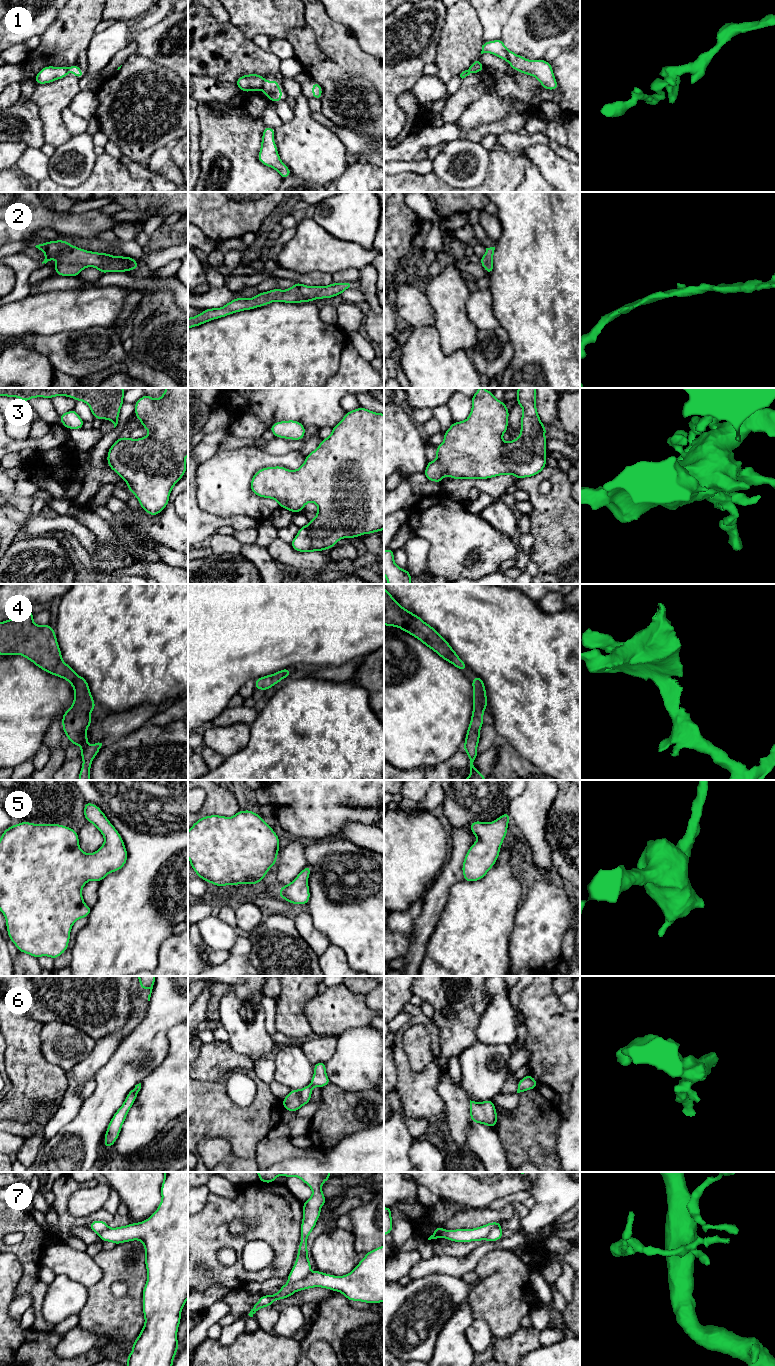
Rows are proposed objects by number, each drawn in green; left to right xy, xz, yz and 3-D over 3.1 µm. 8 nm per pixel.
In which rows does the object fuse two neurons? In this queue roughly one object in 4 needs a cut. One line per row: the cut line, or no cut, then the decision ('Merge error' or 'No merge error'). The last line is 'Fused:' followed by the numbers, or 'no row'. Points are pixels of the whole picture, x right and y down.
1: Split along xz (264, 80), (260, 89). Merge error
2: No split. No merge error
3: No split. No merge error
4: No split. No merge error
5: No split. No merge error
6: No split. No merge error
7: Split along xz (309, 1272), (295, 1285), (295, 1290). Merge error
Fused: 1, 7

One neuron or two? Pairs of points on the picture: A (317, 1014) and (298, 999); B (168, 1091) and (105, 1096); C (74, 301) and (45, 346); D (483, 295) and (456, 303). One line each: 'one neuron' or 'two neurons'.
A: two neurons
B: two neurons
C: two neurons
D: two neurons

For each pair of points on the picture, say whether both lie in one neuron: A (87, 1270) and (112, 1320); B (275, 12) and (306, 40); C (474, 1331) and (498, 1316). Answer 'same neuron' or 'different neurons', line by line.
A: different neurons
B: different neurons
C: different neurons

